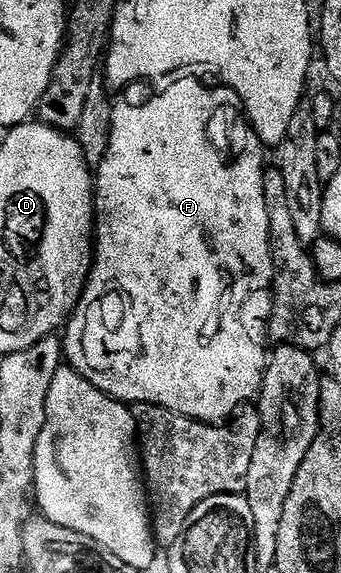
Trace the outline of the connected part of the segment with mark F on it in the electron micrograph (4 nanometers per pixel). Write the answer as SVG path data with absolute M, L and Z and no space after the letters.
M203 82L199 87L187 87L185 91L185 115L183 123L131 123L133 111L129 109L129 99L120 101L116 98L113 103L113 121L109 149L105 157L97 165L93 190L95 193L95 225L93 228L93 262L91 271L87 274L87 284L83 296L71 318L65 324L61 335L63 354L66 366L74 369L85 381L89 381L109 397L118 399L128 405L148 403L169 409L173 413L181 413L198 423L222 424L230 420L240 409L248 406L258 396L263 387L263 375L267 372L269 358L269 336L267 323L271 319L271 297L275 285L275 266L271 256L271 230L269 229L269 213L265 205L265 189L263 172L265 164L265 148L259 138L248 140L248 155L245 155L233 169L235 173L223 171L219 173L219 159L211 151L205 141L203 125L207 117L215 113L215 107L225 101L235 101L237 92L226 85L211 87Z

